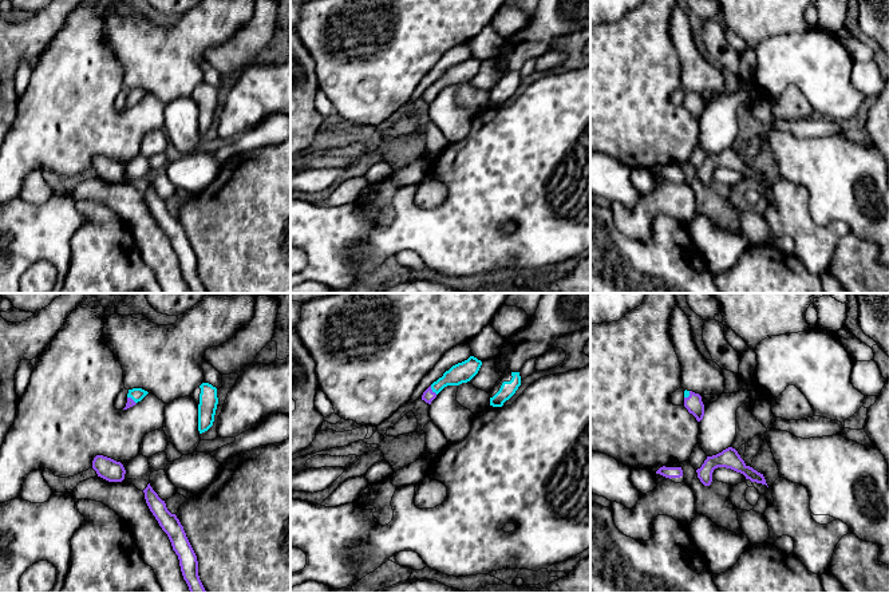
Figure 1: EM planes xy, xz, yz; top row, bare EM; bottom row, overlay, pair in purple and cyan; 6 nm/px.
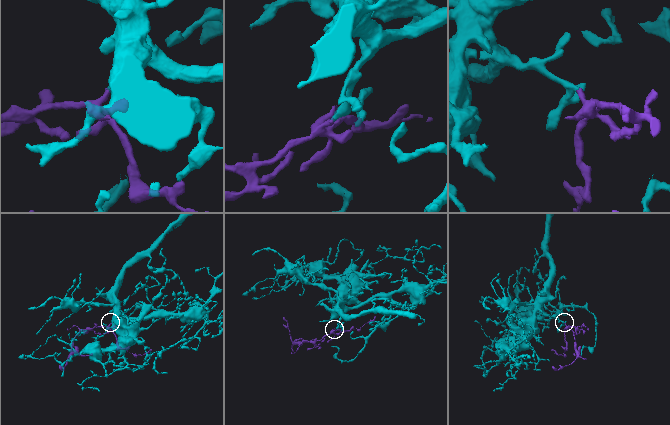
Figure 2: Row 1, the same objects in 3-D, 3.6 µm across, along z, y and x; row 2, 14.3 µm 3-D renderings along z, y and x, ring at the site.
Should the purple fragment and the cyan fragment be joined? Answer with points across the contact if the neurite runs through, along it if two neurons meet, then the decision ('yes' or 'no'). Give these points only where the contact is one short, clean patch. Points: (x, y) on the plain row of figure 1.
way xz (429, 95), (431, 90), (462, 72); yes

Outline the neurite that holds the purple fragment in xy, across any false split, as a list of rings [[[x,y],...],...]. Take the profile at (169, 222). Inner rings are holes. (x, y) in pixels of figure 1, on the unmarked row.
[[[150,183],[143,190],[146,203],[158,221],[162,230],[167,234],[173,250],[178,256],[181,272],[186,281],[190,293],[206,293],[199,276],[198,276],[198,261],[197,256],[186,237],[183,226],[175,214],[171,214],[165,201],[153,190]]]

